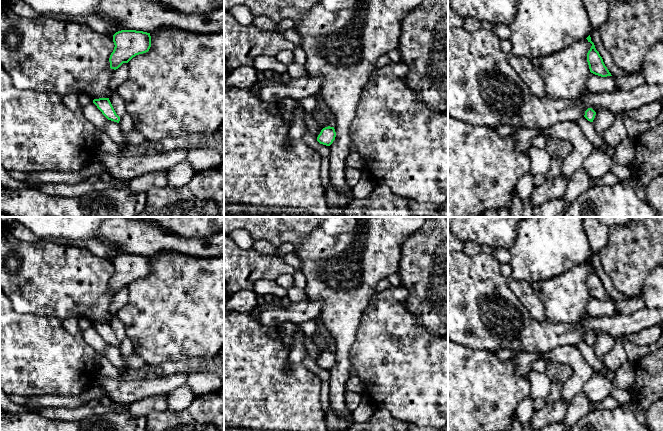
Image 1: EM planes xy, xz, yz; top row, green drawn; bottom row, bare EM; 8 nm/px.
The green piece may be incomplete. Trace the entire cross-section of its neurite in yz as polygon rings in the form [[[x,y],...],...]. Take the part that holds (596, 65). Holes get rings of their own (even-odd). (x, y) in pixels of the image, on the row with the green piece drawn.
[[[590,35],[586,39],[592,44],[590,50],[587,53],[587,62],[590,72],[601,77],[612,76],[605,66],[599,52],[596,50],[594,43],[591,41]]]

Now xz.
[[[325,127],[321,130],[320,134],[317,137],[317,141],[320,144],[330,146],[335,140],[336,132],[334,127]]]

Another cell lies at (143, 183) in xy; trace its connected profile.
[[[166,170],[141,175],[129,181],[128,188],[133,194],[148,192],[153,187],[168,185]]]

